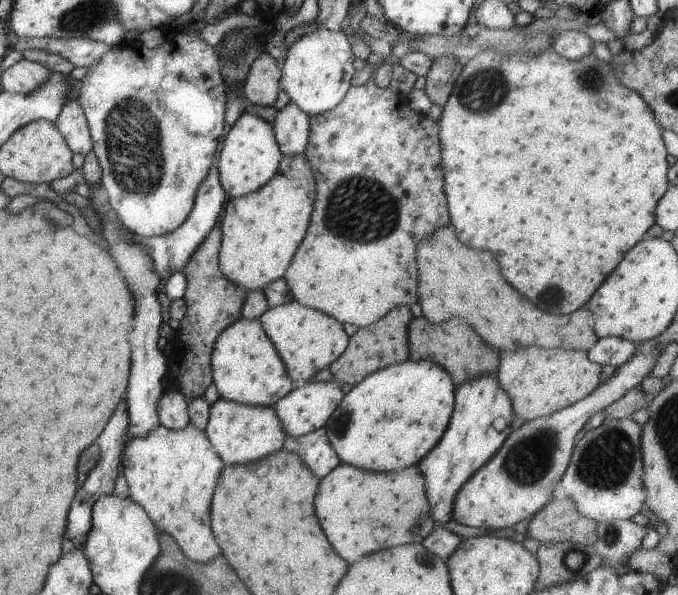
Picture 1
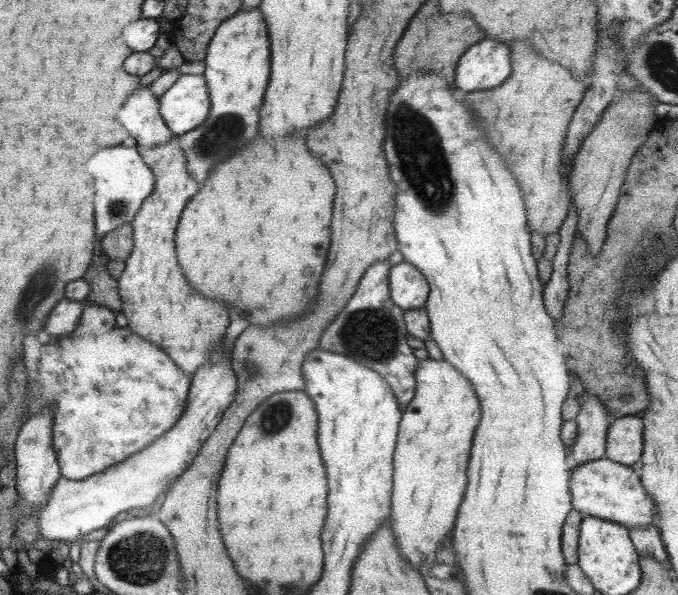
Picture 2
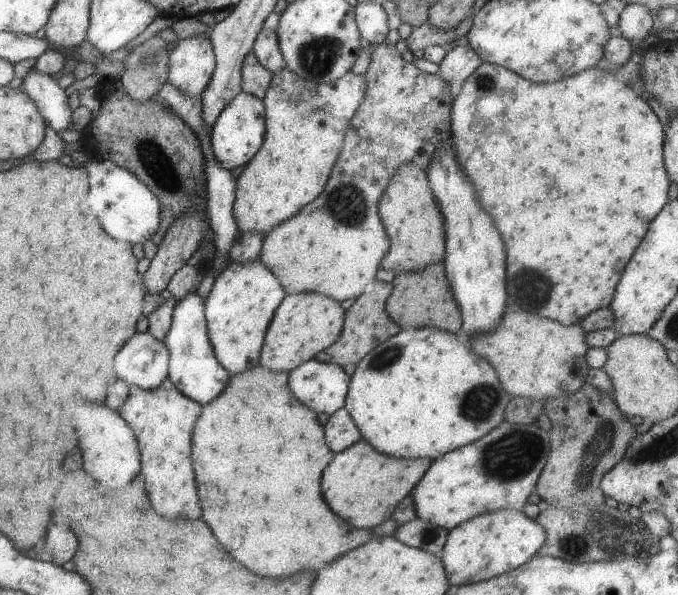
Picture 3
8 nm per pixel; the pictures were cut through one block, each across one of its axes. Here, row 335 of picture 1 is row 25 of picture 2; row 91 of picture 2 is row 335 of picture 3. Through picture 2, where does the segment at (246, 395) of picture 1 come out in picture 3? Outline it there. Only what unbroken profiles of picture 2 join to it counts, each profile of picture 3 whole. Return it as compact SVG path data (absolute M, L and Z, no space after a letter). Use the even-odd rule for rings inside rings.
M257 260L245 264L230 261L214 279L204 300L204 317L215 358L230 376L259 365L265 332L283 296L275 276Z

